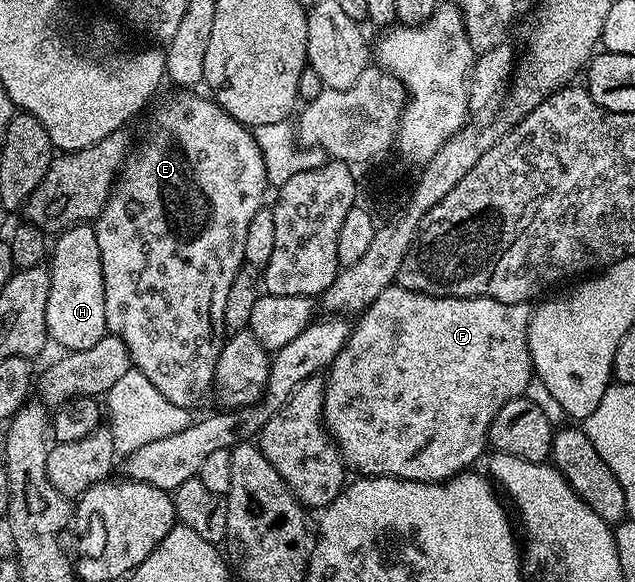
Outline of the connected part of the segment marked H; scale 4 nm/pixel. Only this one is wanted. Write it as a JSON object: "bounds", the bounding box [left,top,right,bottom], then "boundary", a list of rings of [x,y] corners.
{"bounds":[45,223,108,352],"boundary":[[[90,223],[75,224],[54,237],[49,248],[49,271],[49,302],[45,306],[48,337],[67,352],[97,346],[108,330],[101,250],[97,250],[97,234]]]}

